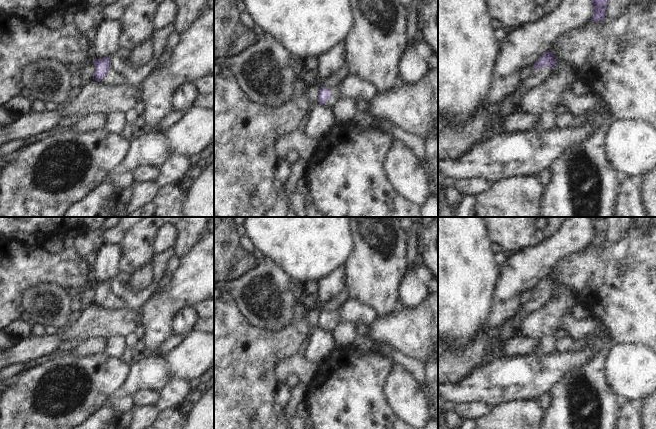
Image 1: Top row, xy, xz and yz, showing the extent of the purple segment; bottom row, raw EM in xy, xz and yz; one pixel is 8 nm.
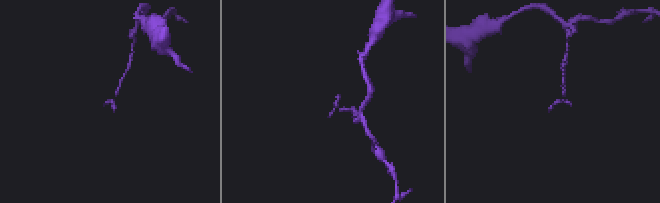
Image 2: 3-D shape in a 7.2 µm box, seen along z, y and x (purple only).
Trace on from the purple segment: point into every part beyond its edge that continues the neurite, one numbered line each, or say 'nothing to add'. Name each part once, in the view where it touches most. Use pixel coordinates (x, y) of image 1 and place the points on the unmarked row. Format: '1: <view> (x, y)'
1: yz (539, 300)

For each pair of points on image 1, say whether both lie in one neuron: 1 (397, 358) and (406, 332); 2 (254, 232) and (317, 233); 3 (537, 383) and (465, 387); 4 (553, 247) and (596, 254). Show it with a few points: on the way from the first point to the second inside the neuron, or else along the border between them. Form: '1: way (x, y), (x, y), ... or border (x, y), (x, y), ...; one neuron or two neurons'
1: border (378, 340), (389, 343), (402, 353), (420, 361); two neurons
2: way (270, 232), (301, 232); one neuron
3: way (519, 383), (483, 385); one neuron
4: border (589, 244), (567, 254), (556, 262); two neurons

